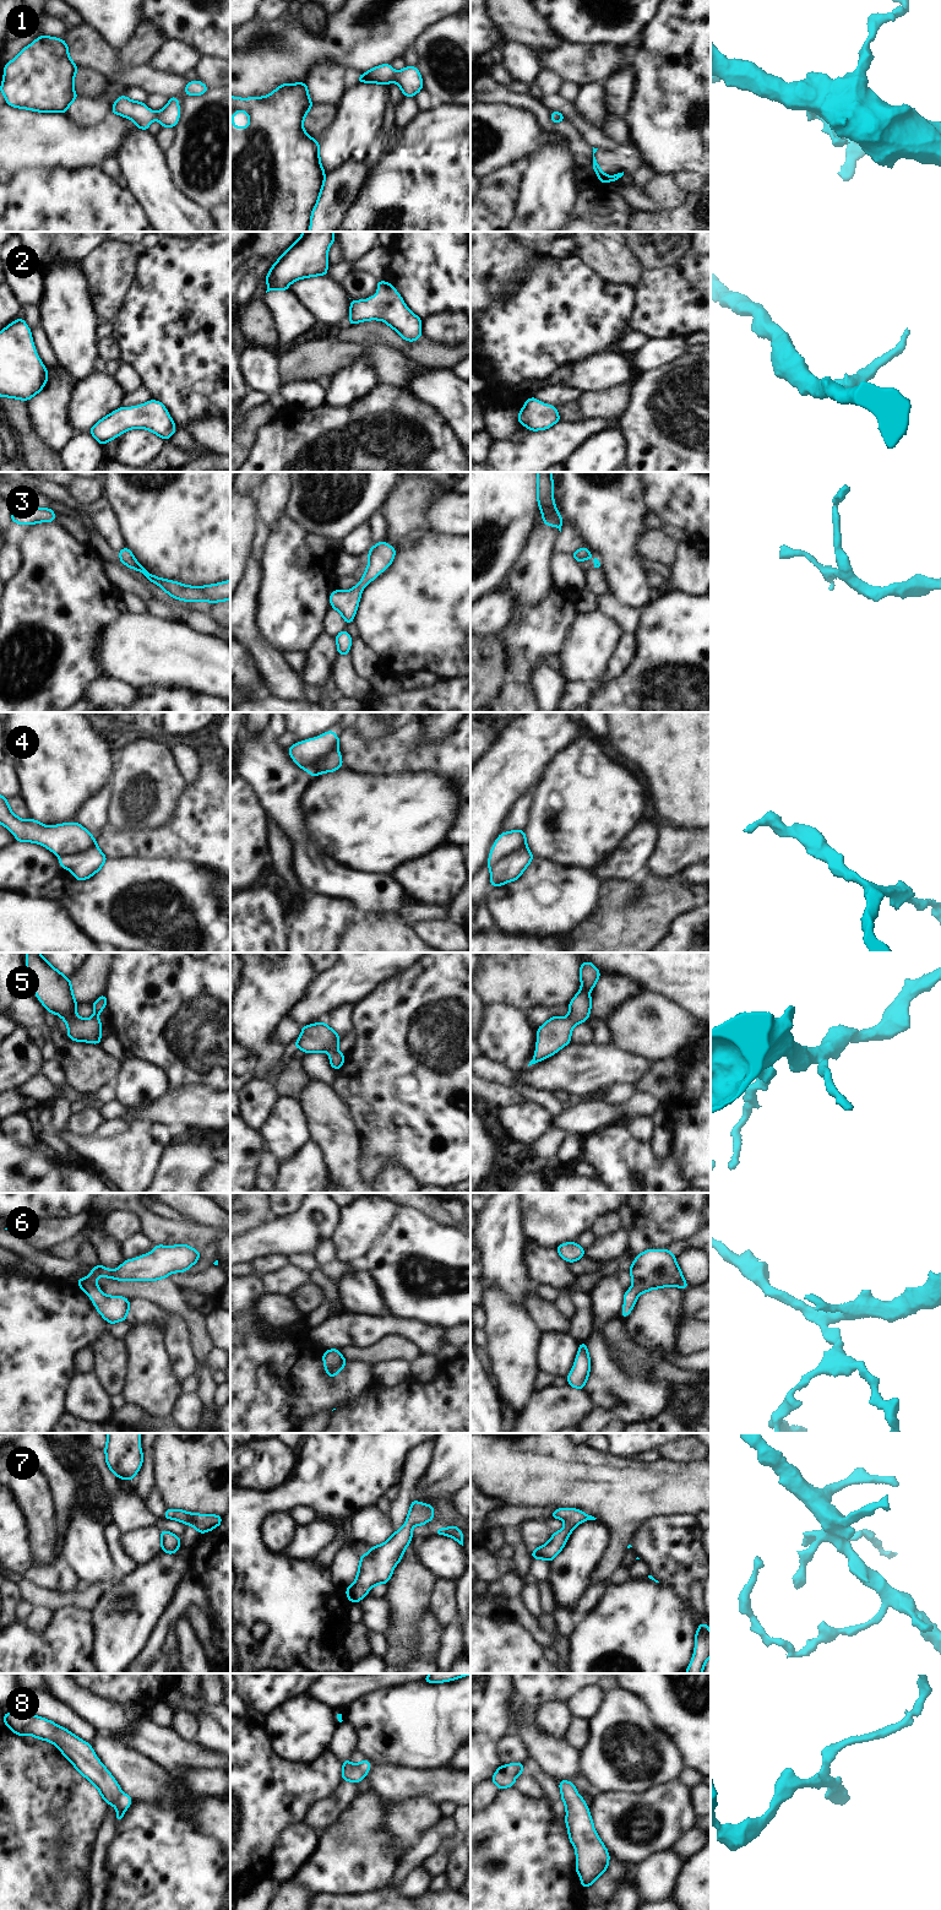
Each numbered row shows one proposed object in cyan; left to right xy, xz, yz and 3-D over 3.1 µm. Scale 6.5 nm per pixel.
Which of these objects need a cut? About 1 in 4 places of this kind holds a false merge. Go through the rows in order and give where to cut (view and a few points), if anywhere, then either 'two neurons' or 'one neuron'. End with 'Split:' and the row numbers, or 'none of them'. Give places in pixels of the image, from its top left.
1: cut none; one neuron
2: cut none; one neuron
3: cut none; one neuron
4: cut xy (96, 844), (82, 856), (59, 857); two neurons
5: cut none; one neuron
6: cut none; one neuron
7: cut none; one neuron
8: cut none; one neuron
Split: 4

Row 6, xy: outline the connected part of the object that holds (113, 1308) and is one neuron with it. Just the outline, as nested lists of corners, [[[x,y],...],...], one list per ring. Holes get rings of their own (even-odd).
[[[189,1244],[178,1246],[154,1246],[151,1253],[129,1259],[116,1269],[109,1270],[102,1264],[91,1268],[92,1273],[85,1279],[78,1279],[78,1287],[92,1299],[98,1313],[108,1322],[114,1324],[126,1320],[130,1301],[121,1296],[105,1296],[97,1285],[97,1277],[104,1276],[119,1281],[156,1281],[168,1277],[172,1273],[185,1273],[197,1263],[201,1252]]]

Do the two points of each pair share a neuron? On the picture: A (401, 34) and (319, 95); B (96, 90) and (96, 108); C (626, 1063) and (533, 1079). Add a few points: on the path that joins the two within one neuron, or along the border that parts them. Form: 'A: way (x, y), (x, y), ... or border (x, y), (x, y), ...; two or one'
A: border (321, 63), (341, 64), (348, 71), (351, 82); two
B: border (112, 87), (97, 98), (79, 97); two
C: way (603, 1067), (567, 1069), (556, 1073); one

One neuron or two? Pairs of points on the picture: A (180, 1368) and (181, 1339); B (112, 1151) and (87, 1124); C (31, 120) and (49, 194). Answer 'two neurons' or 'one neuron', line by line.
A: one neuron
B: two neurons
C: two neurons

